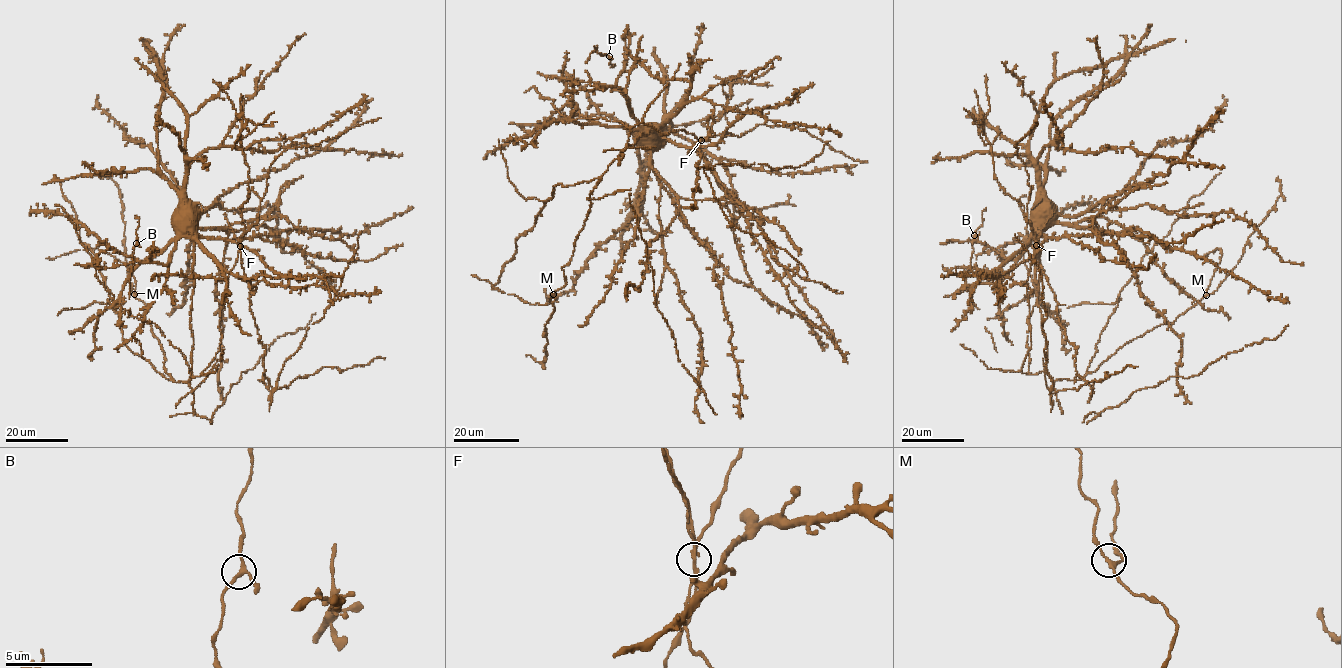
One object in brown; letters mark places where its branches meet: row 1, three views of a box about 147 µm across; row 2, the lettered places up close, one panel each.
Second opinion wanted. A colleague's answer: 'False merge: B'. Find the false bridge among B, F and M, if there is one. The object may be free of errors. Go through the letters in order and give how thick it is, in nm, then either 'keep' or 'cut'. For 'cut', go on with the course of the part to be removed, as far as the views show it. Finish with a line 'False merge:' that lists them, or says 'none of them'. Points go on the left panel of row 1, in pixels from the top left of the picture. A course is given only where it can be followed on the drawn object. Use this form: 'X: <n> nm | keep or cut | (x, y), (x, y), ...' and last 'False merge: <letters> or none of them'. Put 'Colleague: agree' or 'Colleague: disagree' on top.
Colleague: disagree
B: 190 nm | keep
F: 190 nm | cut | (240, 246), (244, 228), (241, 209), (249, 191), (249, 167), (240, 135), (242, 123), (228, 94), (213, 80)
M: 190 nm | keep
False merge: F

